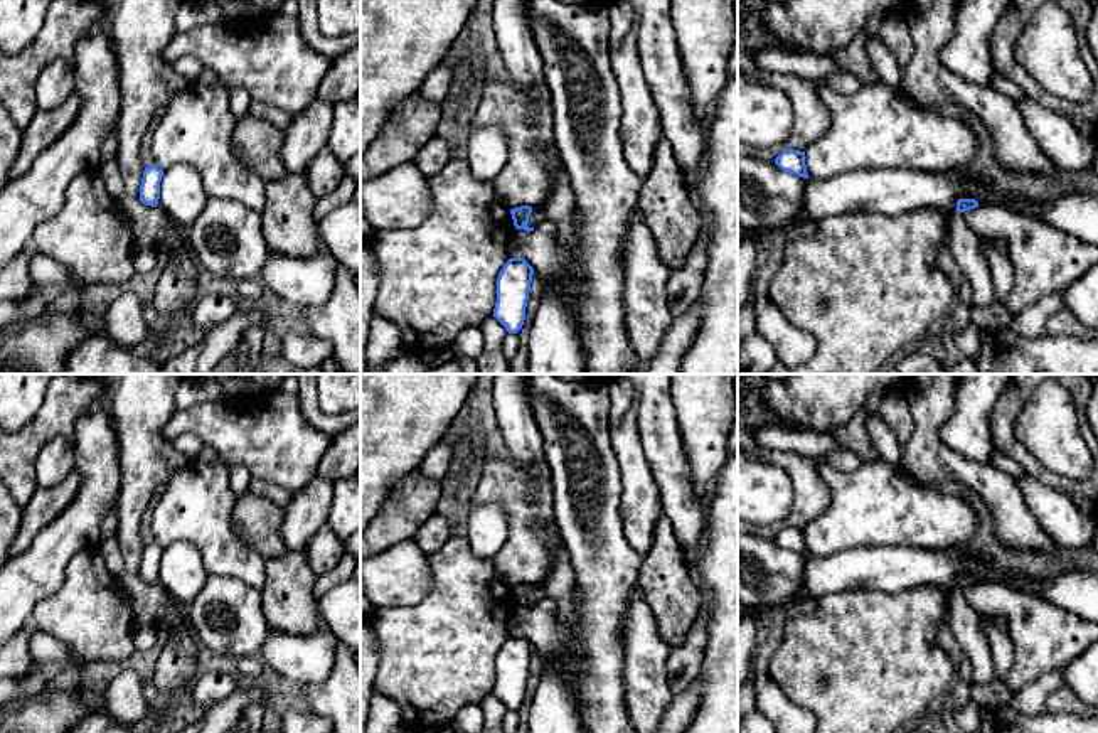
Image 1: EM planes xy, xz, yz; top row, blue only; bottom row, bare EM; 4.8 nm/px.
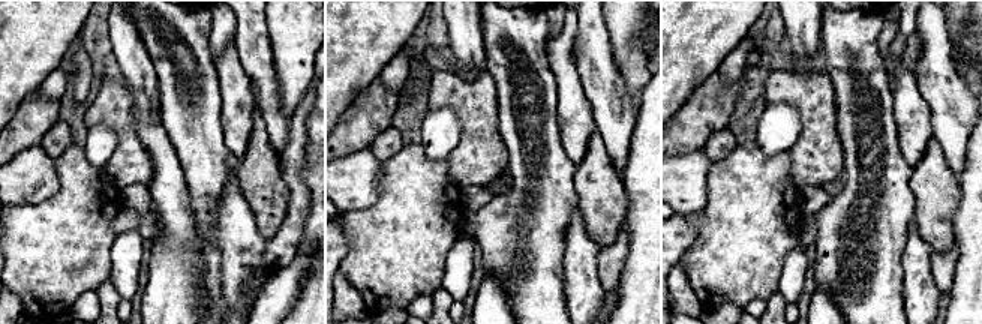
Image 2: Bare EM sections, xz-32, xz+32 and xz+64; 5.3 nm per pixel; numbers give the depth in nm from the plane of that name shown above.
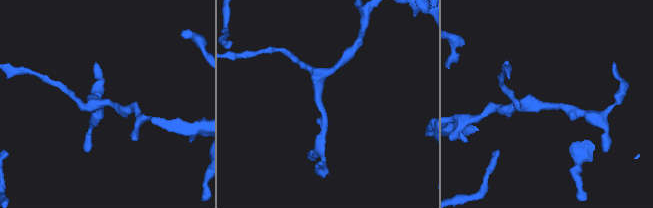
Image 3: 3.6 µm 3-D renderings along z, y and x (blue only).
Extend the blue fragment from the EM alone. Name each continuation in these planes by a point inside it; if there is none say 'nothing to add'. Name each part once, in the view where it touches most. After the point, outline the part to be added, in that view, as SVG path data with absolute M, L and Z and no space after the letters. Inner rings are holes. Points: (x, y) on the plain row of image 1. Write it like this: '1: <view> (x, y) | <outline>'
nothing to add

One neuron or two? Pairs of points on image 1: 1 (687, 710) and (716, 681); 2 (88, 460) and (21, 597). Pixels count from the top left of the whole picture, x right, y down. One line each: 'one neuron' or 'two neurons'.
1: two neurons
2: one neuron

